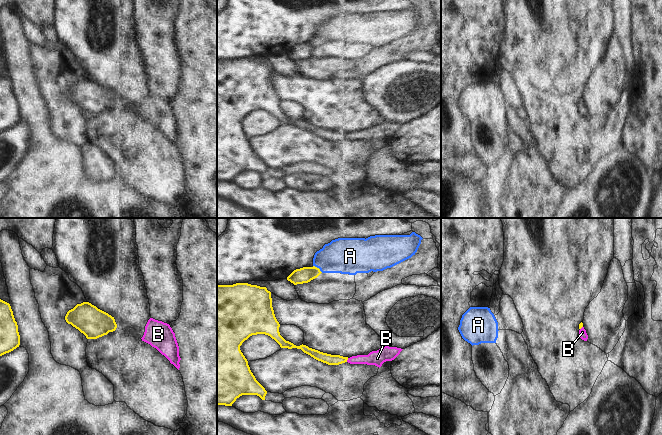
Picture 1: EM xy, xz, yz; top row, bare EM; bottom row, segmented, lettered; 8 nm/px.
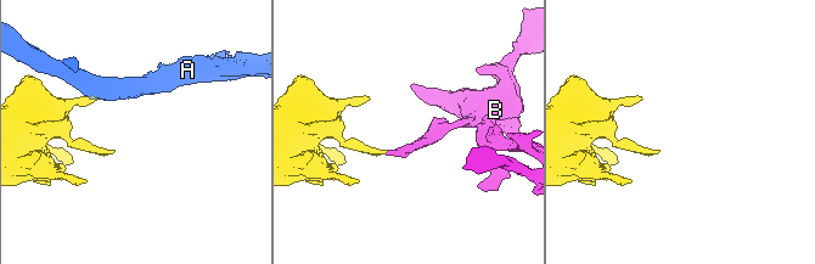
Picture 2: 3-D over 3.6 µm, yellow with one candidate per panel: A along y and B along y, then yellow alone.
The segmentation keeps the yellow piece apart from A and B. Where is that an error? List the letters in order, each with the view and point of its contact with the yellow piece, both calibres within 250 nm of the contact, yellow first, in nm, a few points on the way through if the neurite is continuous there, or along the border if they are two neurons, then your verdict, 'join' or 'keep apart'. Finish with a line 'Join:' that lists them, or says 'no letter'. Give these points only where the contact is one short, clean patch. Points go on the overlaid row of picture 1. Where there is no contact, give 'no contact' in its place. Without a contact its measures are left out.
A: contact xz (318, 268); calibres 130 and 280 nm; border xz (313, 265), (322, 272); keep apart
B: contact xz (347, 359); calibres 90 and 120 nm; way xz (329, 359), (347, 359), (377, 358); join
Join: B

